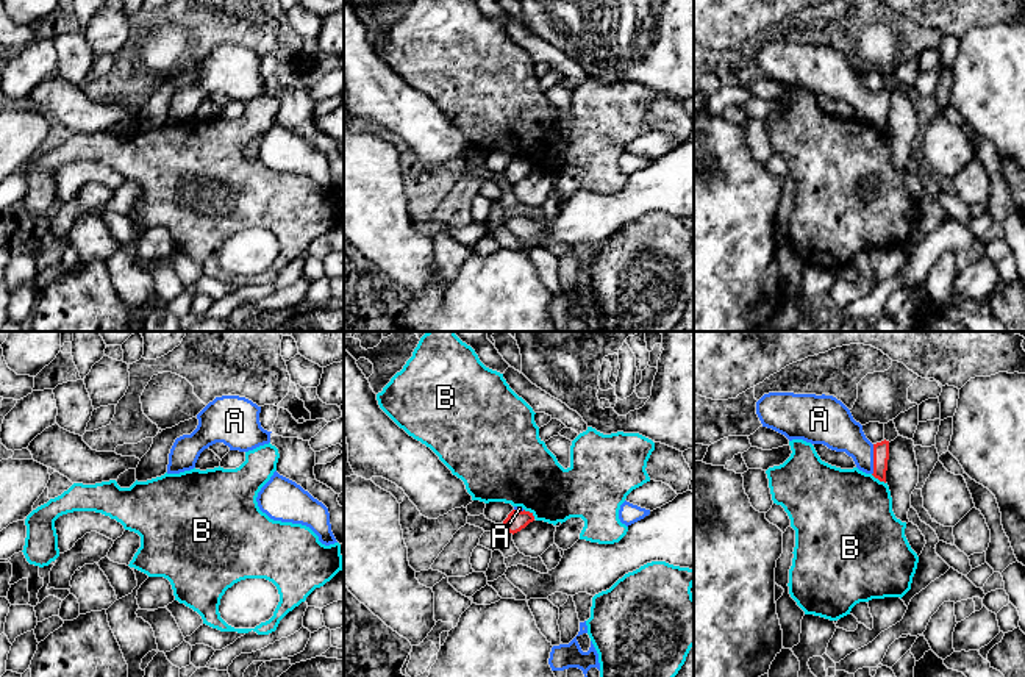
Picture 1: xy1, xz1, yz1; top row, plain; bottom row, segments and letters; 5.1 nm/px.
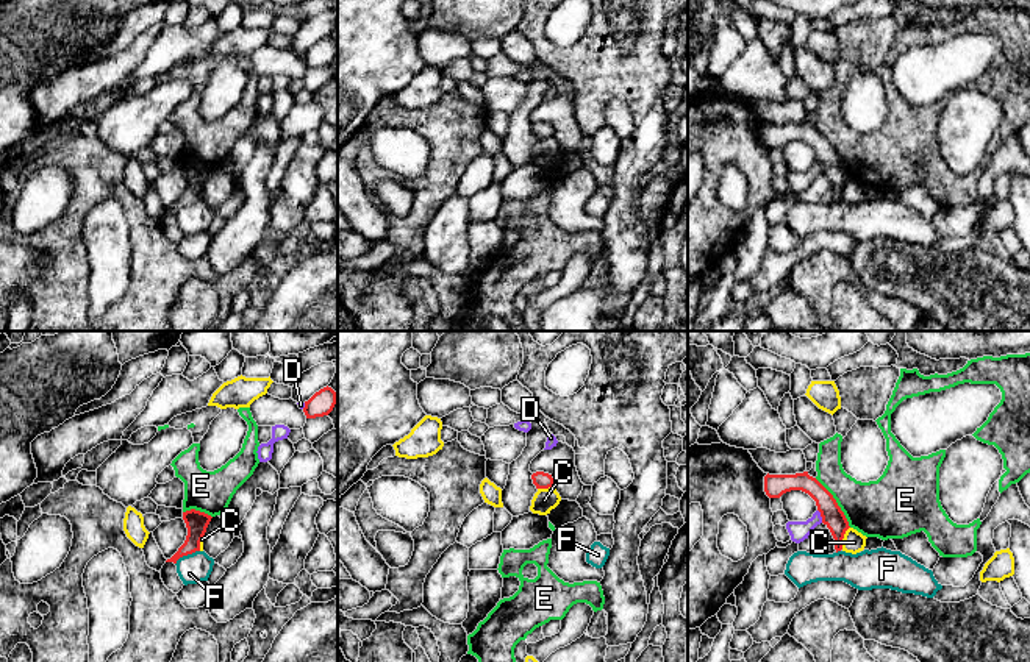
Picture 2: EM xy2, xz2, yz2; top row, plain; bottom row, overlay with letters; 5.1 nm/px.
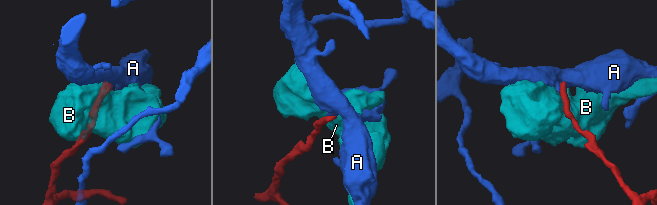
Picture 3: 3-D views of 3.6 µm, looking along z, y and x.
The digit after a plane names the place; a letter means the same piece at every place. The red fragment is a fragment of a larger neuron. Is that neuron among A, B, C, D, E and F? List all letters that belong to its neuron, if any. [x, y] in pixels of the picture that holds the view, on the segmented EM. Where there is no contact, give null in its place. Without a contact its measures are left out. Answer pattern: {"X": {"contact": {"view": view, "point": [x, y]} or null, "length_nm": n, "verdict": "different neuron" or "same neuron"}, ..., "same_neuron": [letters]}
{"A": {"contact": {"view": "yz1", "point": [874, 460]}, "length_nm": 160, "verdict": "same neuron"}, "B": {"contact": {"view": "xz1", "point": [530, 513]}, "length_nm": 80, "verdict": "different neuron"}, "C": {"contact": {"view": "yz2", "point": [843, 537]}, "length_nm": 130, "verdict": "different neuron"}, "D": {"contact": {"view": "yz2", "point": [821, 516]}, "length_nm": 80, "verdict": "different neuron"}, "E": {"contact": {"view": "yz2", "point": [836, 503]}, "length_nm": 320, "verdict": "different neuron"}, "F": {"contact": {"view": "xy2", "point": [186, 555]}, "length_nm": 150, "verdict": "different neuron"}, "same_neuron": ["A"]}

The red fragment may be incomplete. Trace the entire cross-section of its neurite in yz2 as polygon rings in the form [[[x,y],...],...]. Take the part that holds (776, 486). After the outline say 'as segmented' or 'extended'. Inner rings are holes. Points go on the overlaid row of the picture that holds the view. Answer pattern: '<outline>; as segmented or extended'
[[[808,472],[796,475],[767,473],[764,476],[764,492],[769,498],[780,498],[791,490],[802,490],[816,501],[822,523],[830,529],[835,539],[835,550],[836,553],[841,551],[844,534],[850,528],[849,521],[833,495],[816,478],[810,476]]]; as segmented

